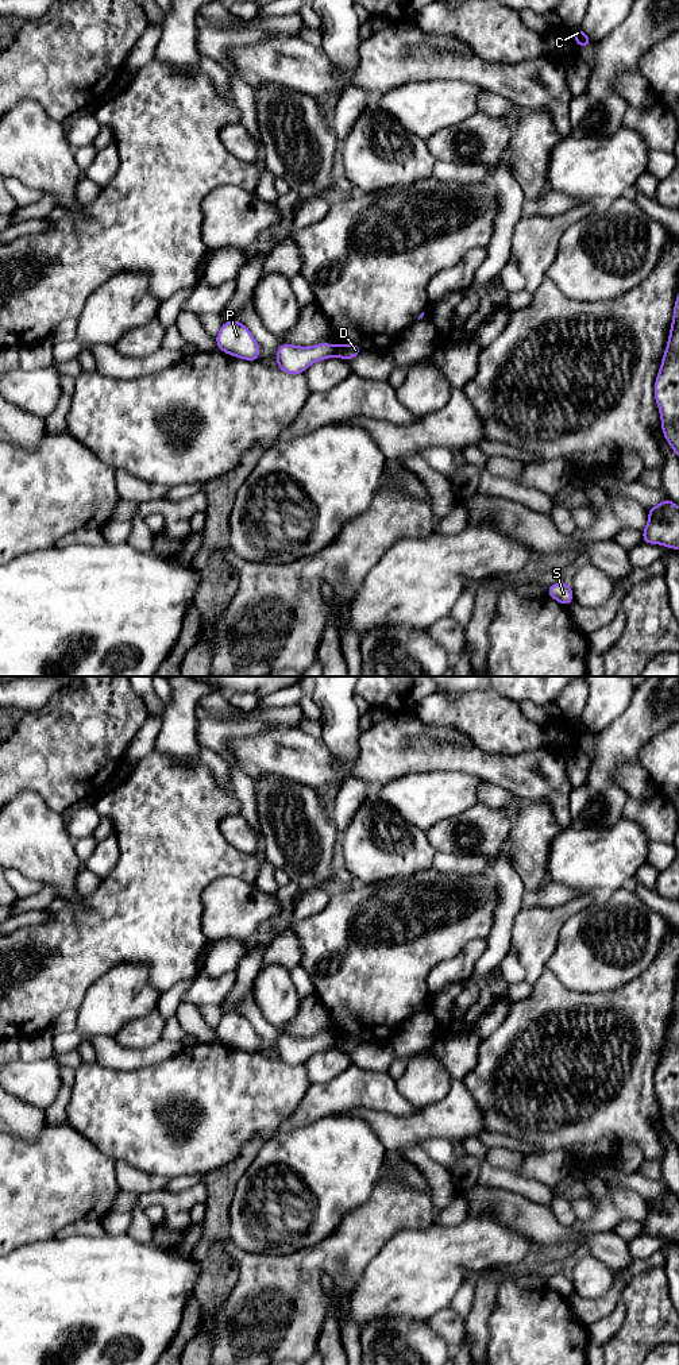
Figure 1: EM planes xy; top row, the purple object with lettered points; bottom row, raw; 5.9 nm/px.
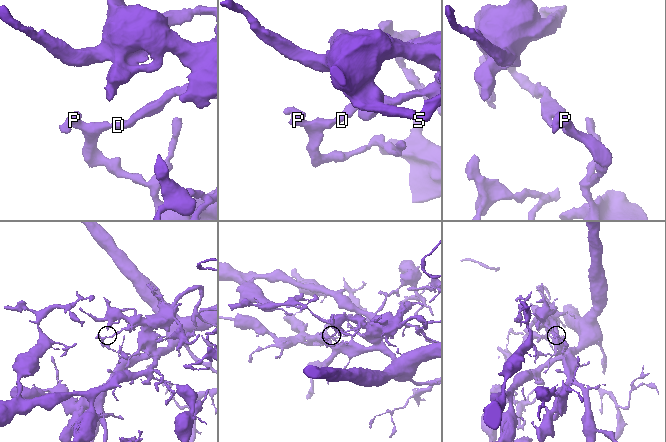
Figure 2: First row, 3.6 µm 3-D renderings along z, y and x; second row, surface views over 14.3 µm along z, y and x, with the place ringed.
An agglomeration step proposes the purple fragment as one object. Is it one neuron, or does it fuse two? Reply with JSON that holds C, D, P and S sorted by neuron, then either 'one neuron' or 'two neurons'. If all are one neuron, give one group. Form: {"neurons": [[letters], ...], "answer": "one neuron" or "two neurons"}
{"neurons": [["C", "D"], ["P", "S"]], "answer": "two neurons"}

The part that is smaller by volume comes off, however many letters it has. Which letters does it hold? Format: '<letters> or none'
C, D

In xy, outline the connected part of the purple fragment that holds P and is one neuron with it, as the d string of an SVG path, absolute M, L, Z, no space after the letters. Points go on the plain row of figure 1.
M235 1010L221 1015L215 1032L220 1042L235 1049L256 1053L261 1046L259 1036L250 1021Z

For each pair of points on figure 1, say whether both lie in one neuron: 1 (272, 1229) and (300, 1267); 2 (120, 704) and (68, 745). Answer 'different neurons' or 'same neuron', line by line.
1: different neurons
2: same neuron

